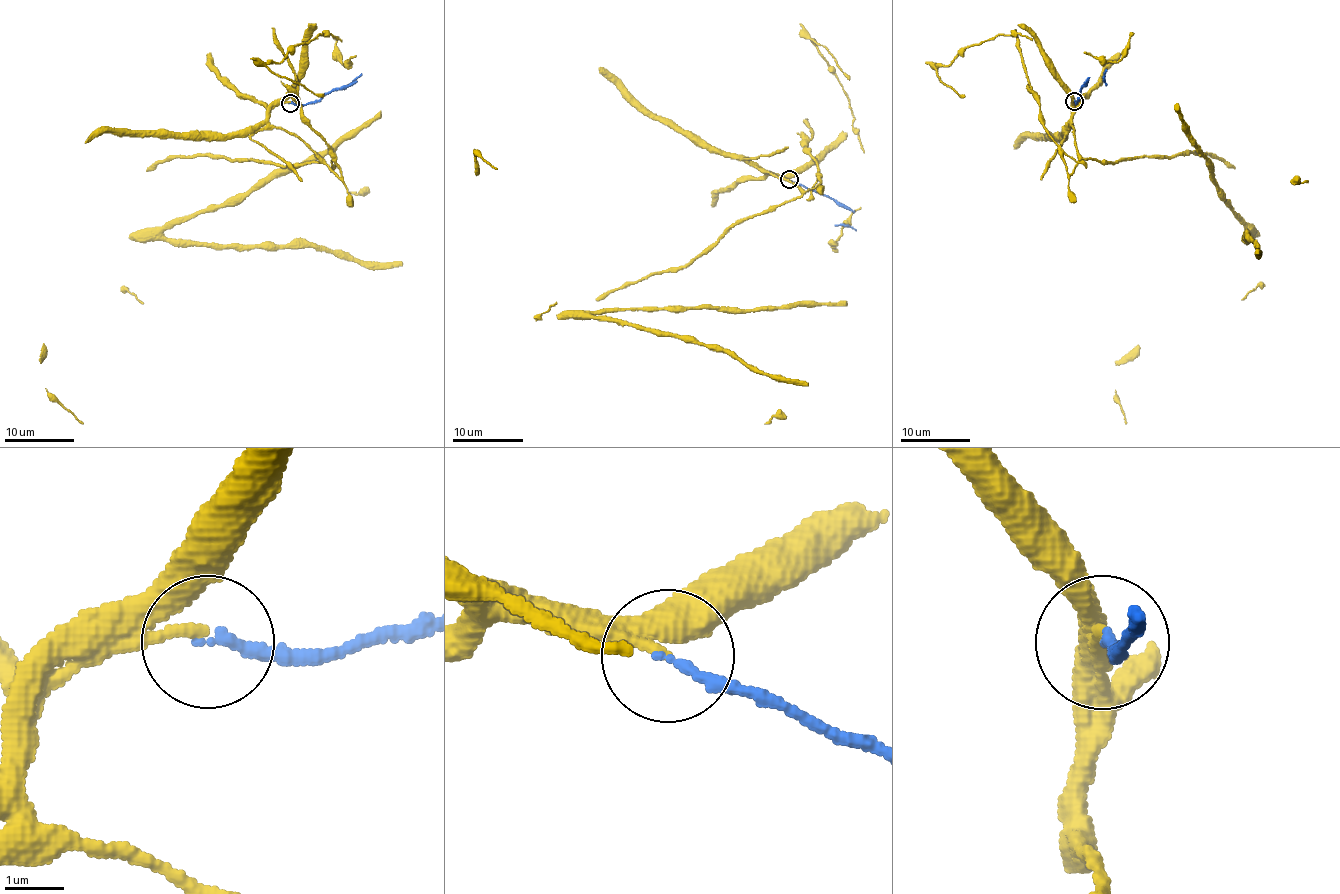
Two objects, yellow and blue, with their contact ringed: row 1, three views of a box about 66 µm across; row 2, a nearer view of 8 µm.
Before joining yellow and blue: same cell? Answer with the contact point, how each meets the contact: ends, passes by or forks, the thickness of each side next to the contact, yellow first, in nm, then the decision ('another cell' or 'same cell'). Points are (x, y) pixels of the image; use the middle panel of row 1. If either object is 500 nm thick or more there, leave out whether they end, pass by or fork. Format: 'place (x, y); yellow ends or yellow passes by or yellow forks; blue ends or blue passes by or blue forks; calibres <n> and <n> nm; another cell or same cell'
place (789, 179); yellow ends; blue ends; calibres 190 and 170 nm; same cell

